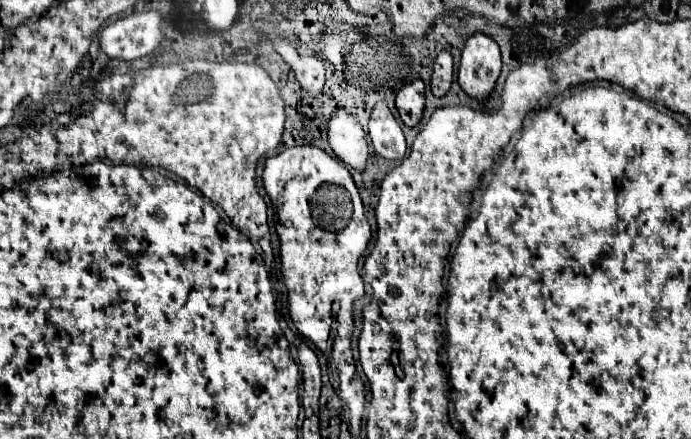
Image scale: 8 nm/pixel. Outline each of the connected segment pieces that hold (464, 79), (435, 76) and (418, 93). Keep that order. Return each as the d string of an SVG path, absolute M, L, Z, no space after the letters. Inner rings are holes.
M474 33L466 39L462 49L458 83L470 97L484 99L494 89L500 67L500 49L496 41L484 33Z
M440 51L434 61L434 71L432 71L432 79L430 79L430 87L436 97L446 95L446 91L450 89L450 83L452 83L452 75L454 75L452 55L450 55L450 51Z
M414 79L412 83L404 85L396 95L396 109L400 113L400 119L408 127L416 127L422 111L424 111L424 83L420 79Z

